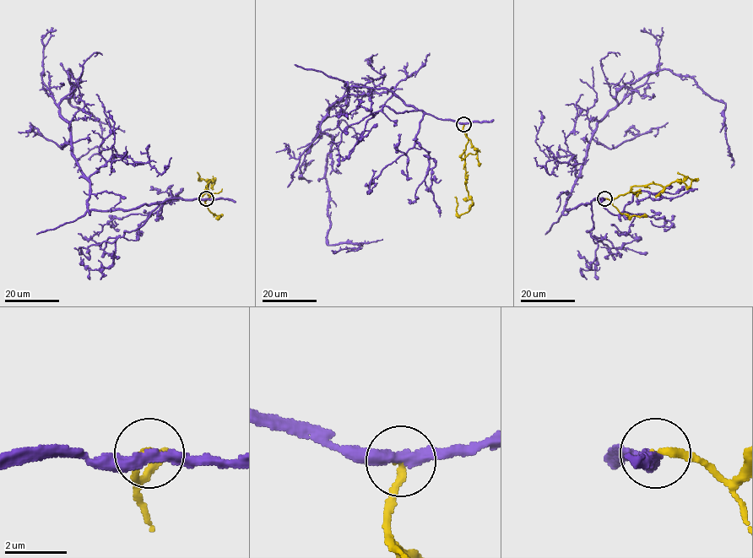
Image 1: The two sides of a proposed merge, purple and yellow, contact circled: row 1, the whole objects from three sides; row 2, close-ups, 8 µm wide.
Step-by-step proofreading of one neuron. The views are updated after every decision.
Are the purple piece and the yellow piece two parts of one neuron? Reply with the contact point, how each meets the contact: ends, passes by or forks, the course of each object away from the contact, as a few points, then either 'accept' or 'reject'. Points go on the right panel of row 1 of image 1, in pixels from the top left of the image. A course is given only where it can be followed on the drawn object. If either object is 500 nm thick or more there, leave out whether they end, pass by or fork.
(604, 198) | purple passes by | yellow ends | purple via (604, 199), (563, 213), (593, 131), (616, 105), (618, 91), (663, 69), (690, 76), (725, 105), (731, 167) | yellow via (604, 198), (611, 201), (633, 186), (651, 183), (665, 186), (676, 181), (690, 186), (696, 179), (678, 171) | accept

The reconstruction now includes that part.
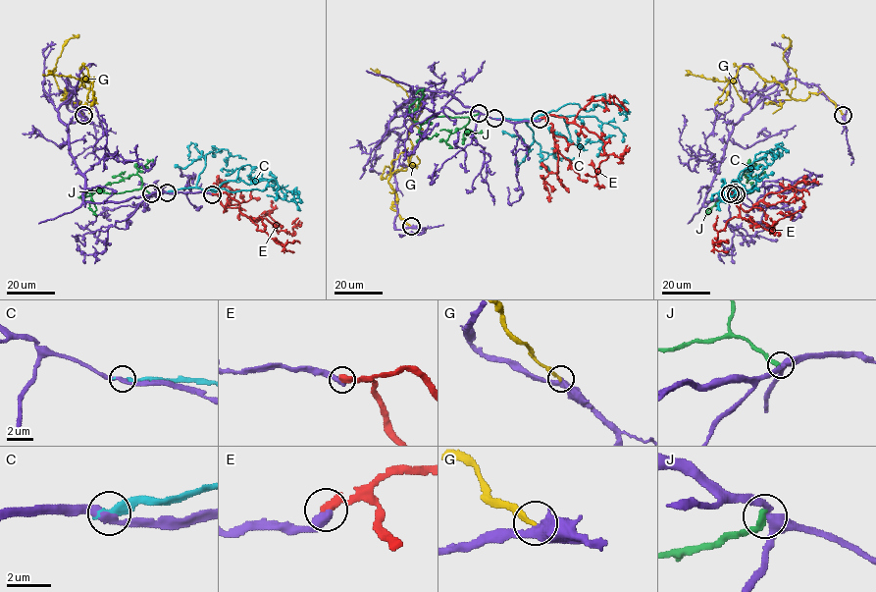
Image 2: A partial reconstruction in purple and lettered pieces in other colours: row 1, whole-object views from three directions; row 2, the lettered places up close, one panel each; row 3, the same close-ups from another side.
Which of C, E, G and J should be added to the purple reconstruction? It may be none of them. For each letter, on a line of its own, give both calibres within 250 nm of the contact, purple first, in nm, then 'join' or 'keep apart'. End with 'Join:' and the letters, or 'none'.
C: calibres 280 and 380 nm; keep apart
E: calibres 440 and 440 nm; keep apart
G: calibres 360 and 240 nm; keep apart
J: calibres 320 and 340 nm; keep apart
Join: none

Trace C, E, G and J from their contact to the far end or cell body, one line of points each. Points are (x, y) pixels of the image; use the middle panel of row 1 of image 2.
C: (494, 118), (535, 119), (567, 104), (586, 110), (593, 104), (604, 108), (605, 101), (627, 111), (623, 121)
E: (540, 119), (564, 117), (601, 138), (608, 156), (596, 170), (601, 187), (598, 185)
G: (411, 226), (390, 207), (396, 194), (388, 178), (409, 164), (416, 105), (370, 68)
J: (479, 113), (472, 116), (434, 116), (422, 124), (417, 123), (409, 108), (424, 94), (420, 90), (416, 94)

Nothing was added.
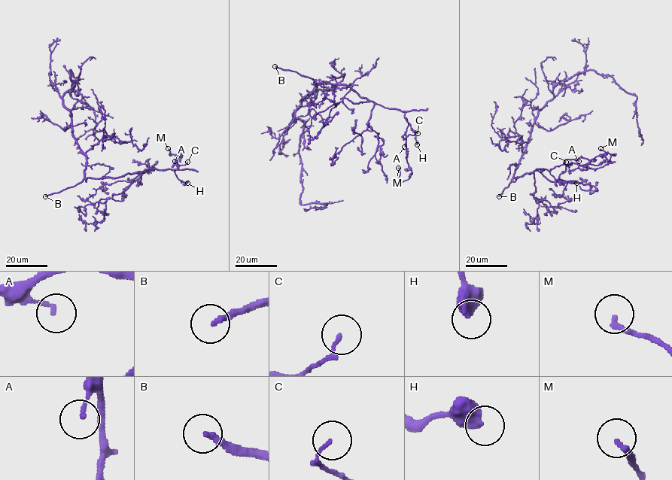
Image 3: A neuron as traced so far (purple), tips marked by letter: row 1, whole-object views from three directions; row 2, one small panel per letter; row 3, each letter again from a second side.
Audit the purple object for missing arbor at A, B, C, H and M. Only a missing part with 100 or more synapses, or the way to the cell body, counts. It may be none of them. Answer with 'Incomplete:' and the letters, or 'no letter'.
Incomplete: B

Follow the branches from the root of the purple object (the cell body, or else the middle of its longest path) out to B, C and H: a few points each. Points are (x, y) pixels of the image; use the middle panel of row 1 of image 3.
B: (308, 95), (316, 88), (313, 79), (275, 66)
C: (308, 95), (316, 88), (315, 80), (347, 84), (361, 97), (403, 110), (408, 123), (404, 138), (418, 133)
H: (308, 95), (316, 88), (315, 80), (317, 83), (347, 84), (361, 97), (385, 107), (403, 110), (417, 144)

